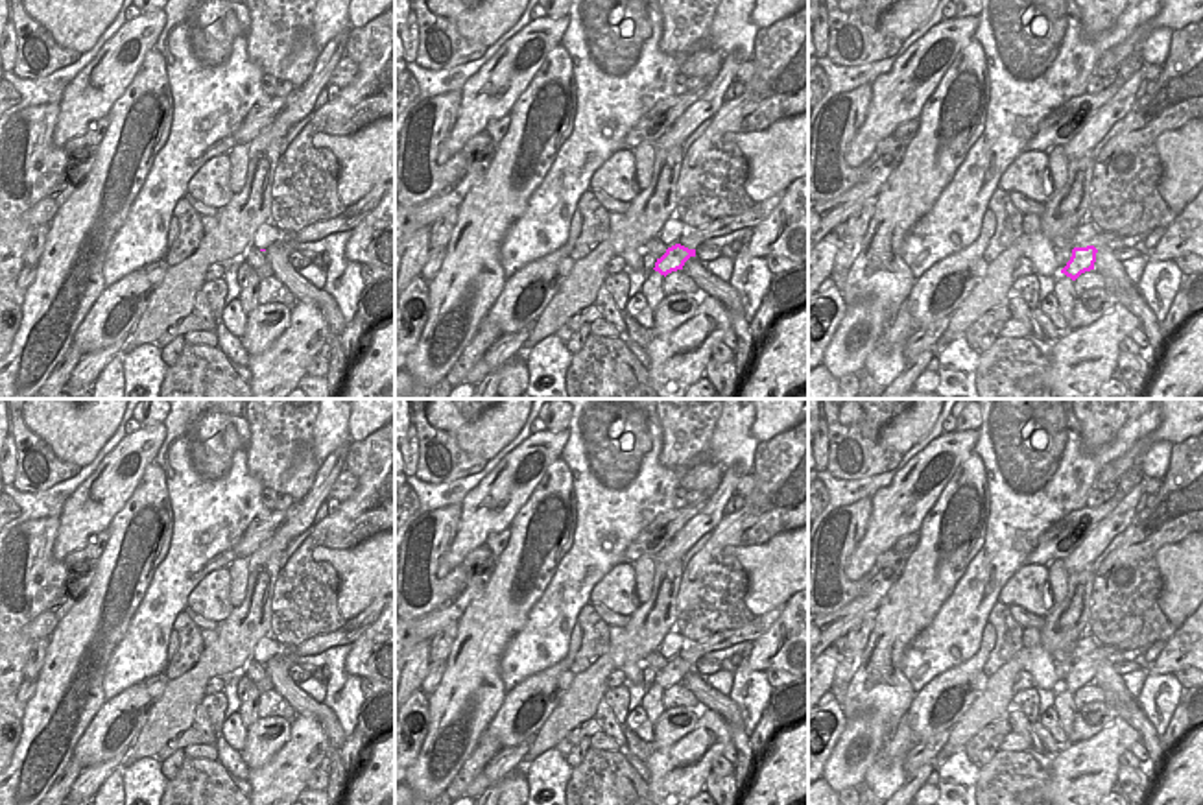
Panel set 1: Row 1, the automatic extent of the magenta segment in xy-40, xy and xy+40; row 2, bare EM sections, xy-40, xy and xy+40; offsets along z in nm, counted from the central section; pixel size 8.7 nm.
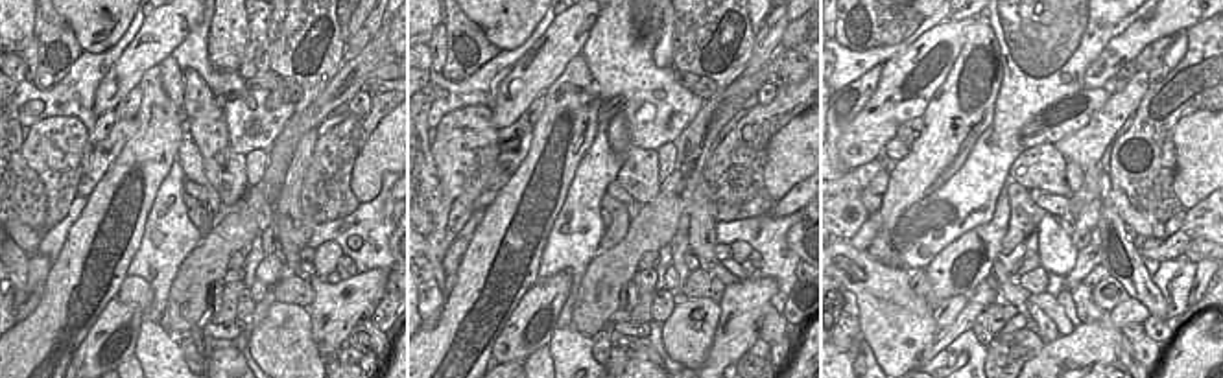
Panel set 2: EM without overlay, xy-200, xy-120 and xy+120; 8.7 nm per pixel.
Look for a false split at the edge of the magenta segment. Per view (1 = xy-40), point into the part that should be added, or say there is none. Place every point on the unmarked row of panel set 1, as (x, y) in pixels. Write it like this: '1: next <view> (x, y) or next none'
1: next none

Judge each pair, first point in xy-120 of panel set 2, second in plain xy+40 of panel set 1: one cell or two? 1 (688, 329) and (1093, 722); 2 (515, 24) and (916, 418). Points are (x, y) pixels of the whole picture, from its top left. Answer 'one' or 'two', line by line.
1: one
2: one

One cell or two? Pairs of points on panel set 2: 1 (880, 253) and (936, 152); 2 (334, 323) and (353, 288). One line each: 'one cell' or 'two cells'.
1: one cell
2: one cell

